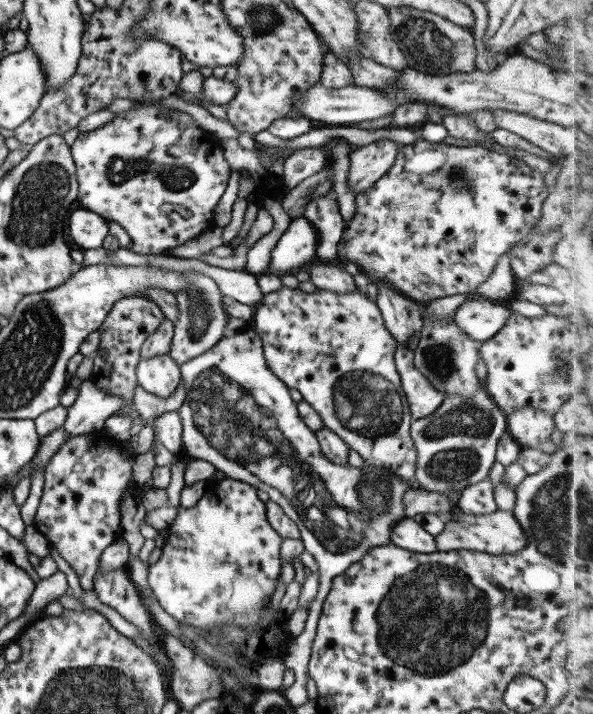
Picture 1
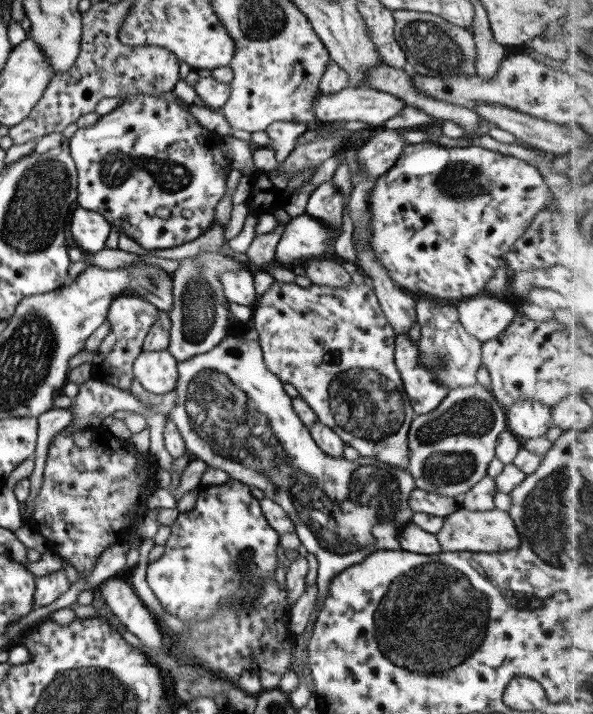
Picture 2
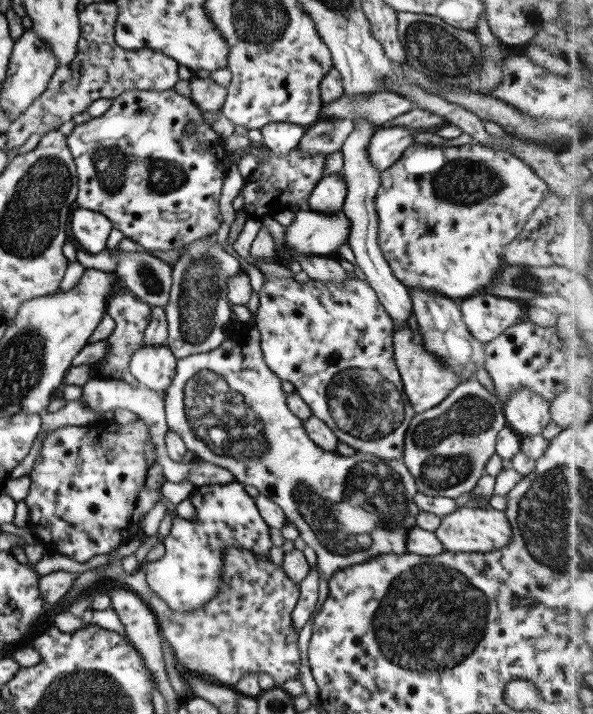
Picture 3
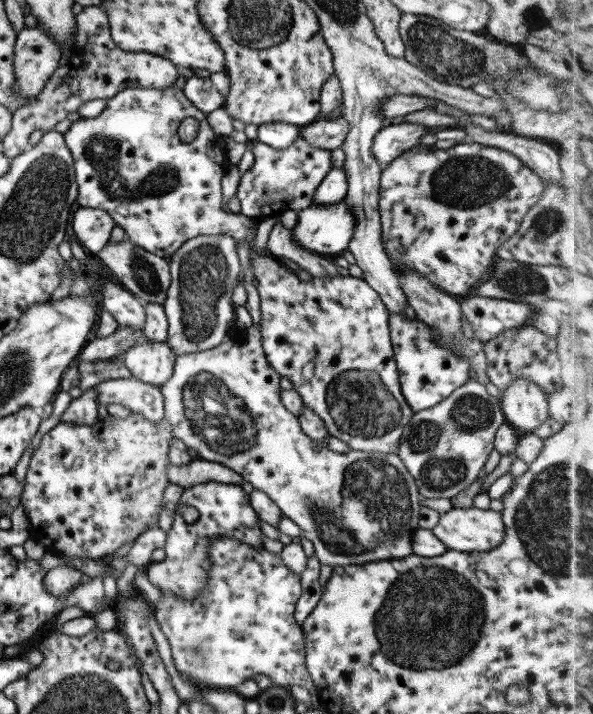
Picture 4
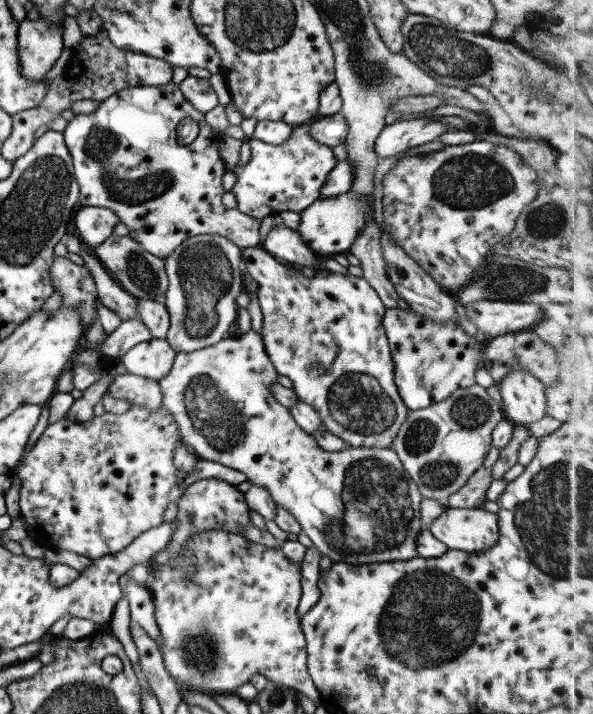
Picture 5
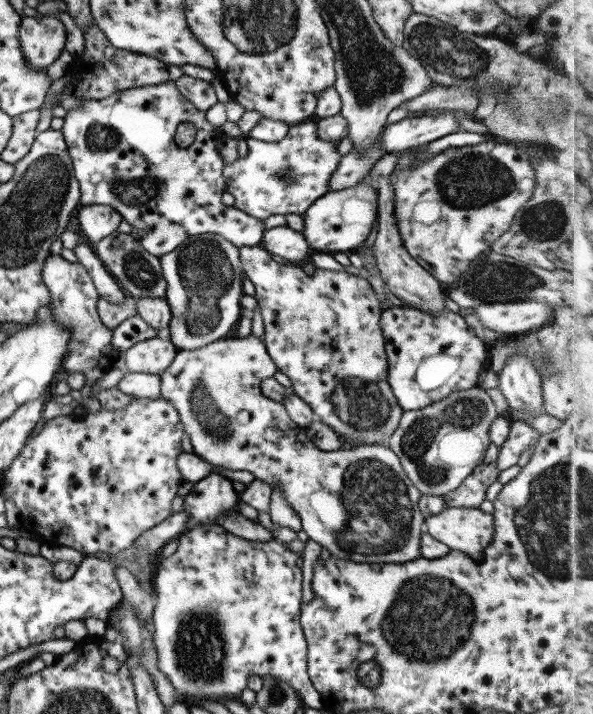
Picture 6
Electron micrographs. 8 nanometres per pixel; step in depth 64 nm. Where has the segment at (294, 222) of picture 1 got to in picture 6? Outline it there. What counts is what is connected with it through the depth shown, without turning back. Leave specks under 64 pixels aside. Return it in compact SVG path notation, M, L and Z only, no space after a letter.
M365 176L351 187L327 191L303 212L301 234L312 251L328 254L348 253L364 242L369 231L373 230L376 216L375 199L378 197L369 185L369 181L368 176Z

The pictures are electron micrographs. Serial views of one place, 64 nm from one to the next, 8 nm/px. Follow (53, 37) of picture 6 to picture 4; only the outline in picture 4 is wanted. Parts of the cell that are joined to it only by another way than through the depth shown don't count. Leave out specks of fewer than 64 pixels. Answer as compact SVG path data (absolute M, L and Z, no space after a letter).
M23 26L16 33L14 43L15 93L35 98L57 68L61 56L58 42L42 28Z

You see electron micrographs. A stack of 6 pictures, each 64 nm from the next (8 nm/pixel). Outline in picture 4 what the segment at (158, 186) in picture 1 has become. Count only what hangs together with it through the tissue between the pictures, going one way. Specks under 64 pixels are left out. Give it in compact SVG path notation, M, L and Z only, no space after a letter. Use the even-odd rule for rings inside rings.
M175 86L163 89L129 88L108 98L105 107L93 118L73 121L62 134L64 144L73 160L76 207L106 210L115 225L125 231L125 238L158 257L172 255L190 238L199 235L231 236L235 242L251 245L258 219L241 213L229 213L221 208L219 182L229 163L224 159L224 140L209 128L206 115L197 110ZM184 118L197 121L198 130L193 142L181 143L177 126Z

